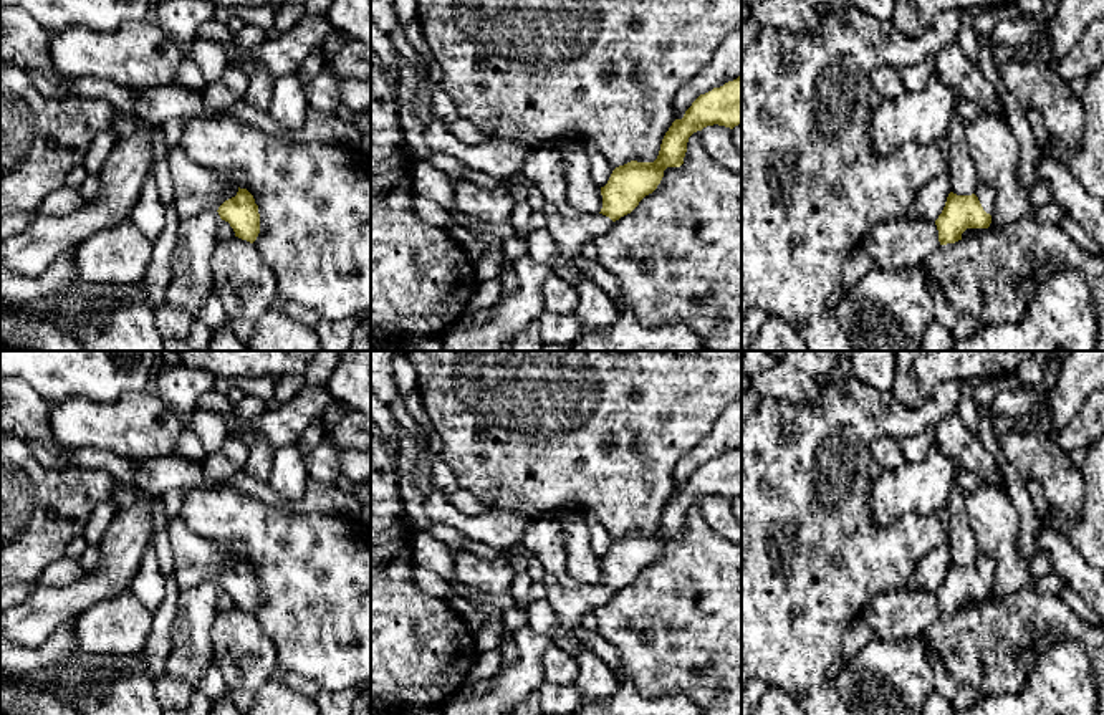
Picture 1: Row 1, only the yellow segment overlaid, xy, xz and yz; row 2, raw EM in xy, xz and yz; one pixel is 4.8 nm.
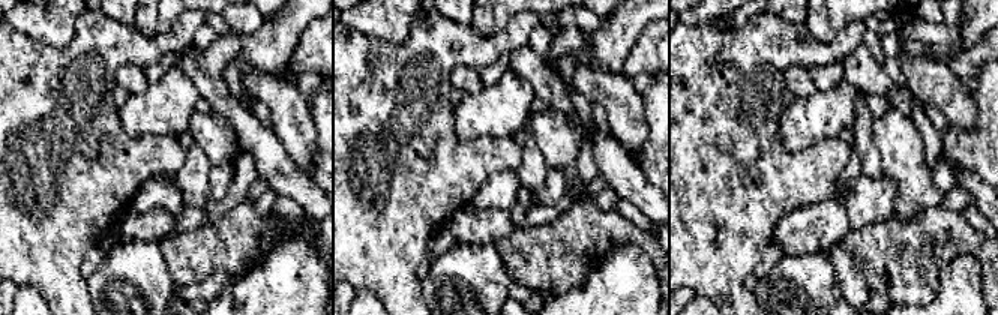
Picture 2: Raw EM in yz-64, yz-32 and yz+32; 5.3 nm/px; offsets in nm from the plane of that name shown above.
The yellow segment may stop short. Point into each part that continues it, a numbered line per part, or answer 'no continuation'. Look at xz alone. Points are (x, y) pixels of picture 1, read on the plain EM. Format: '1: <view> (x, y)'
1: xz (570, 599)

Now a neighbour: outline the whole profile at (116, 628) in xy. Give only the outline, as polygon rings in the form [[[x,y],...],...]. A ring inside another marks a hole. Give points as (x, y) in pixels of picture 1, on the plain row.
[[[132,594],[94,602],[74,616],[81,655],[122,662],[142,652],[152,612]]]

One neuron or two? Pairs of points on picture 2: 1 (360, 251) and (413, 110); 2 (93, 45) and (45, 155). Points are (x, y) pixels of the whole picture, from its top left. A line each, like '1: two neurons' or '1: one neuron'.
1: one neuron
2: one neuron

